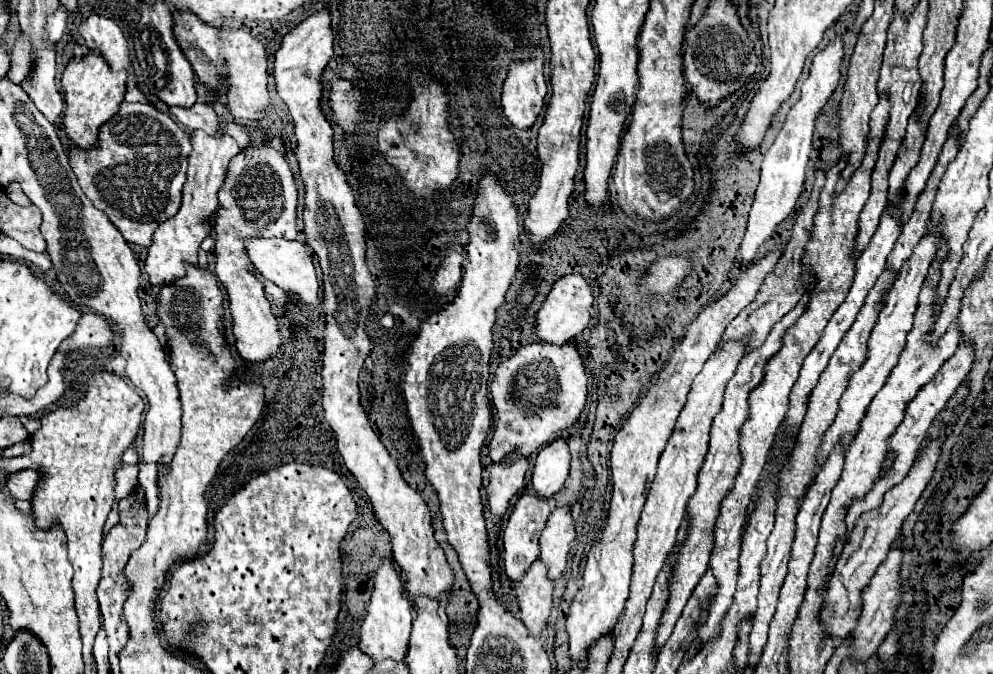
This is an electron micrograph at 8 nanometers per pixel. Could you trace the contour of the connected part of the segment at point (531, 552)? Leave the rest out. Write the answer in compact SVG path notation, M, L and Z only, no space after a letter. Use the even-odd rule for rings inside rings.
M523 495L511 517L509 517L509 523L505 527L505 533L503 533L503 563L505 563L505 571L509 575L509 579L513 581L519 581L523 577L523 573L529 569L529 565L539 557L539 537L541 537L541 531L545 527L545 521L551 513L551 505L547 499L543 497L537 497L537 495Z

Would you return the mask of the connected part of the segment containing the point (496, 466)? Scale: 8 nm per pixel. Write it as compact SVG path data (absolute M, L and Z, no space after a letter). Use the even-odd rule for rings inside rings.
M515 451L501 463L493 463L489 471L491 471L491 479L487 485L489 509L495 515L501 515L507 511L511 497L515 497L523 489L525 475L529 471L529 459Z

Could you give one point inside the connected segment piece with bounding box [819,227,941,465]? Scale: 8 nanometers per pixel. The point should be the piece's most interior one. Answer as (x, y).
(887, 341)

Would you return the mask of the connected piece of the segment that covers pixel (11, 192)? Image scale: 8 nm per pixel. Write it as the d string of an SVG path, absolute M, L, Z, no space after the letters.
M9 183L9 185L7 185L7 195L9 195L9 199L11 199L13 203L19 203L19 205L23 205L23 207L27 207L27 205L31 203L29 197L23 193L23 189L21 189L19 183Z

